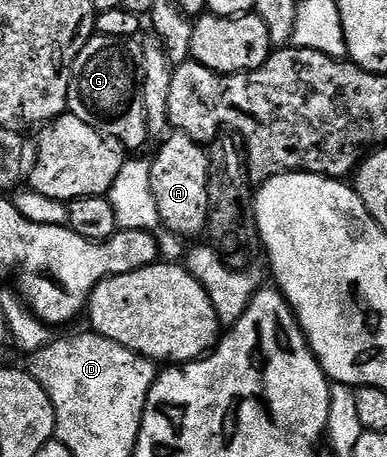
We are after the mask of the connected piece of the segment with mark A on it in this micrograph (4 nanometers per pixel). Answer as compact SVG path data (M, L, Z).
M174 131L166 139L167 141L159 147L154 161L149 162L152 195L156 199L156 211L160 211L163 226L171 229L177 237L189 239L198 232L201 234L206 228L206 188L210 158L207 150L199 142L192 140L187 133Z

